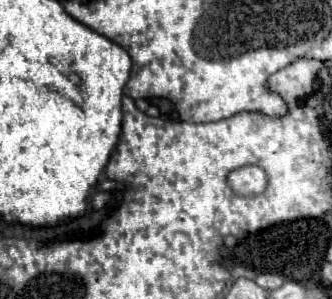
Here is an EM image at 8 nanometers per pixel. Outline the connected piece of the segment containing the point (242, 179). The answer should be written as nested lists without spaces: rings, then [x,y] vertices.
[[[245,166],[241,170],[235,170],[229,174],[229,186],[241,194],[241,196],[257,196],[265,190],[267,178],[265,172],[257,166]]]

